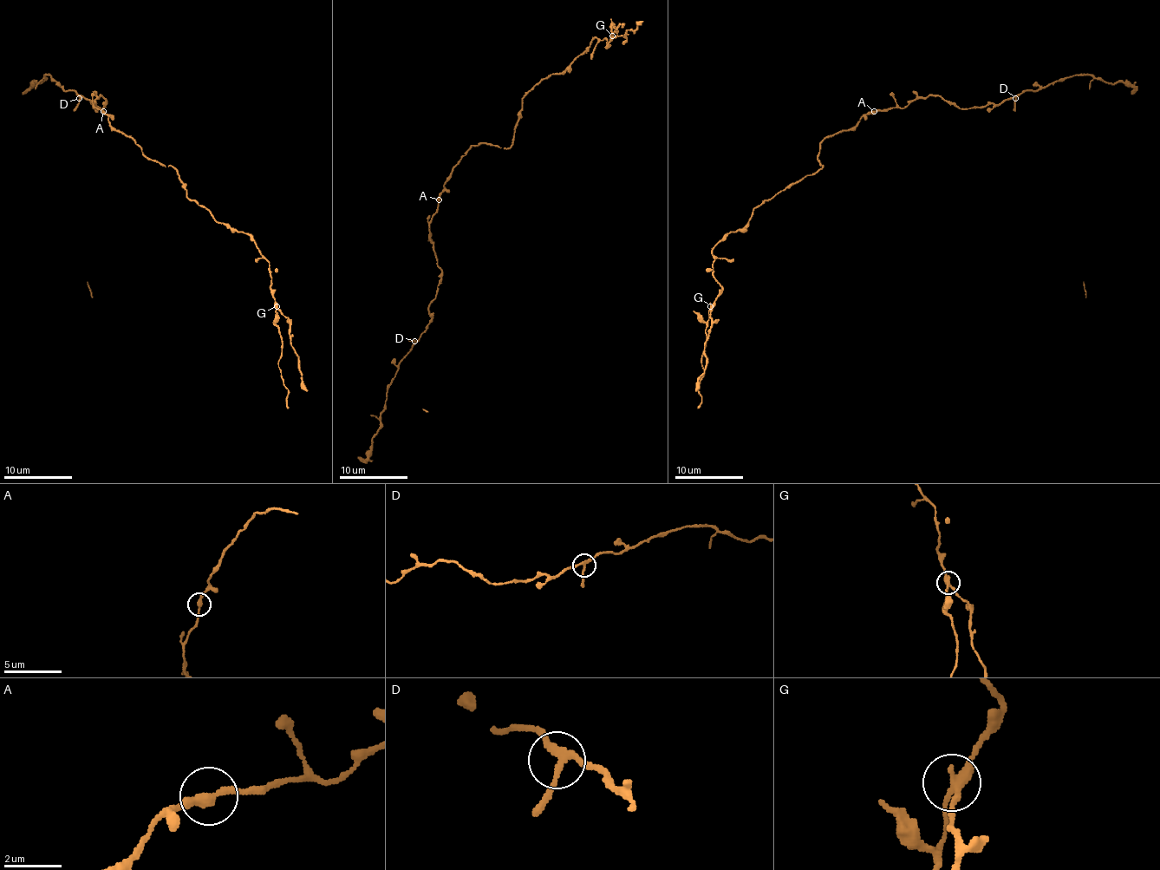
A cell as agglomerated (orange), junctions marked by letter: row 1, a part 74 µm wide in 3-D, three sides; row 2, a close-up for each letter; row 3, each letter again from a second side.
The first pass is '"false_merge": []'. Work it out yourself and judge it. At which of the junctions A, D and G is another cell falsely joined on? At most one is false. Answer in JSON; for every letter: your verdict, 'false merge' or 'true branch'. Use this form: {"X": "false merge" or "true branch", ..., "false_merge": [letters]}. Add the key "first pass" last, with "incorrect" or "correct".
{"A": "true branch", "D": "true branch", "G": "false merge", "false_merge": ["G"], "first pass": "incorrect"}

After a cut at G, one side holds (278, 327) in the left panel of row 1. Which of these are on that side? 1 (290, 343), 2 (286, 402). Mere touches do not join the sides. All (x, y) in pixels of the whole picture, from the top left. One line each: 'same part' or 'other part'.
1: other part
2: same part

